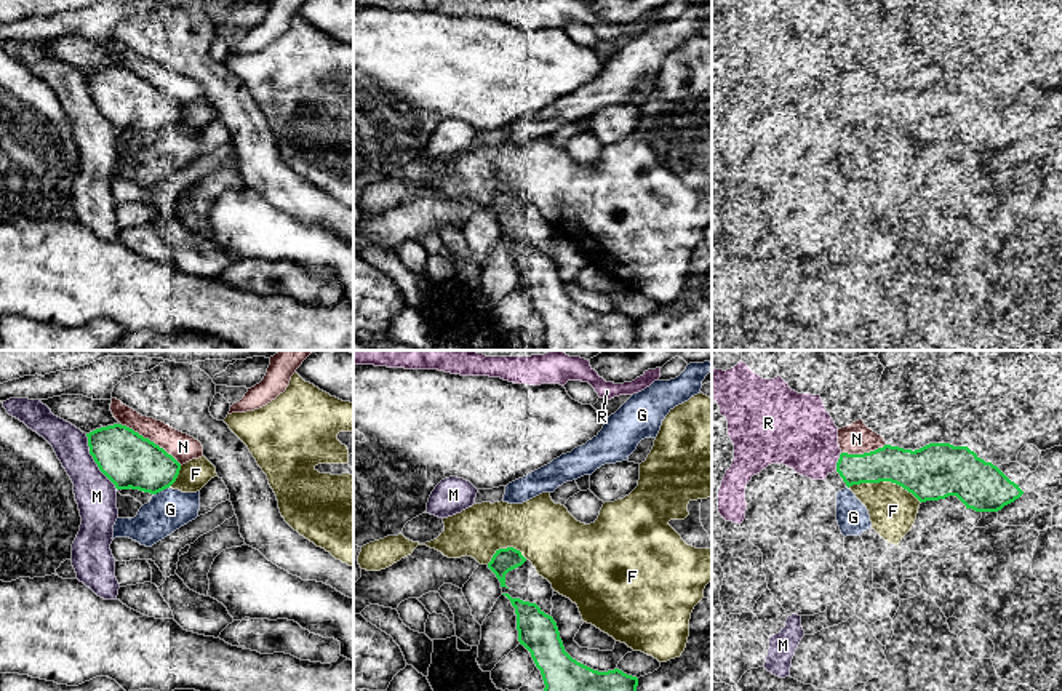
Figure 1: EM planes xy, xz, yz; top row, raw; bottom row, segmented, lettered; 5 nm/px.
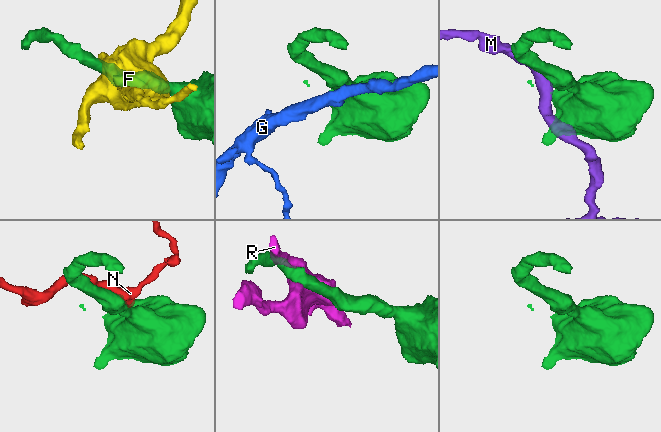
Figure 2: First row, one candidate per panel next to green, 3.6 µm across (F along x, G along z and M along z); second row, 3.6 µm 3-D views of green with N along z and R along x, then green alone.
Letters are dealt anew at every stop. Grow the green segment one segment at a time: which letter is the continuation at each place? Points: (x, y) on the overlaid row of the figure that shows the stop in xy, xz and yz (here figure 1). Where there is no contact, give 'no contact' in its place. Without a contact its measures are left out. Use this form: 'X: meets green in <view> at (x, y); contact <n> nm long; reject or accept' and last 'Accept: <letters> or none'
F: meets green in yz at (885, 480); contact 380 nm long; reject
G: meets green in xy at (160, 490); contact 90 nm long; reject
M: meets green in xy at (95, 461); contact 320 nm long; reject
N: meets green in xy at (149, 440); contact 380 nm long; reject
R: meets green in yz at (838, 461); contact 90 nm long; reject
Accept: none

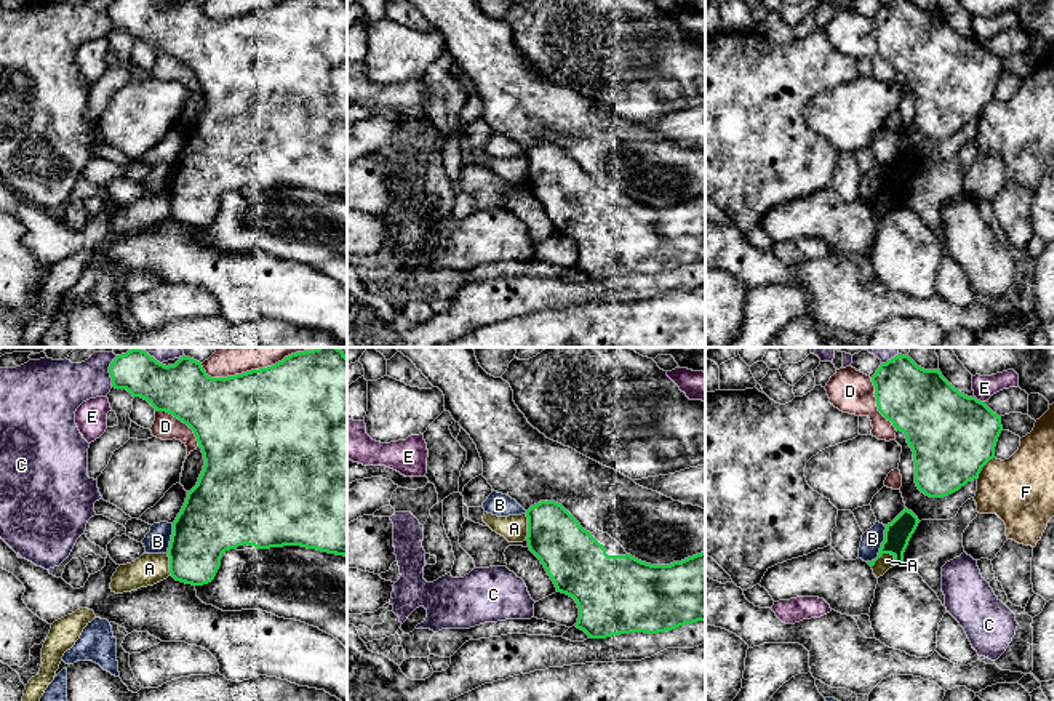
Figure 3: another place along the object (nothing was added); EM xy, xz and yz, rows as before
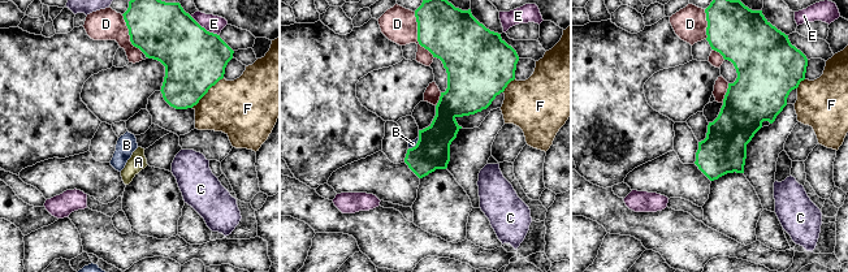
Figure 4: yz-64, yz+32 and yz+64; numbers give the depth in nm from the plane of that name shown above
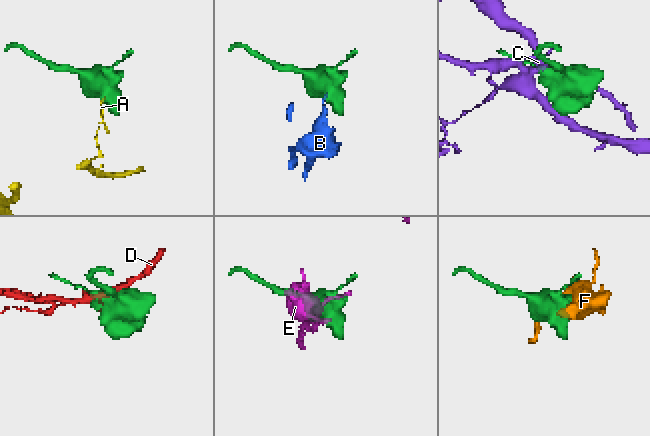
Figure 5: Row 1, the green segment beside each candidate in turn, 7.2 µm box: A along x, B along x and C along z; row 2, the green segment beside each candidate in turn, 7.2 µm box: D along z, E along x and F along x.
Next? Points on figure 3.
A: meets green in yz at (882, 554); contact 130 nm long; reject
B: meets green in yz at (882, 546); contact 220 nm long; reject
C: meets green in xy at (109, 372); contact 160 nm long; reject
D: meets green in yz at (877, 405); contact 300 nm long; reject
E: meets green in yz at (979, 400); contact 70 nm long; reject
F: meets green in yz at (982, 466); contact 150 nm long; reject
Accept: none

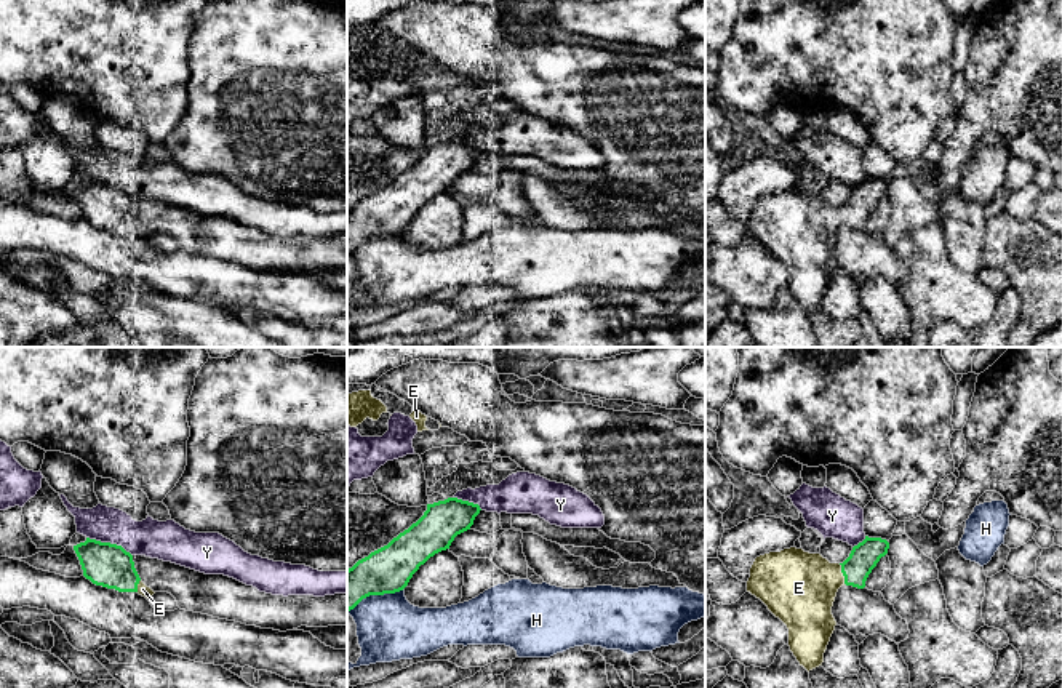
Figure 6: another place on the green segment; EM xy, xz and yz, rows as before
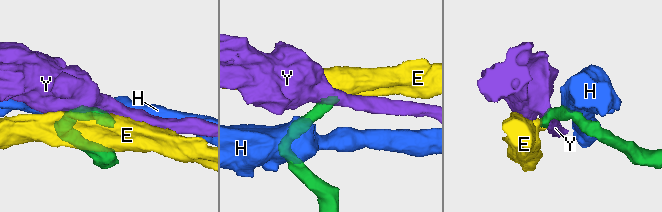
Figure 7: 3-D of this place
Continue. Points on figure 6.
E: meets green in yz at (843, 573); contact 110 nm long; accept
H: meets green in xz at (375, 594); contact 320 nm long; reject
Y: meets green in xy at (109, 543); contact 260 nm long; reject
Accept: E

